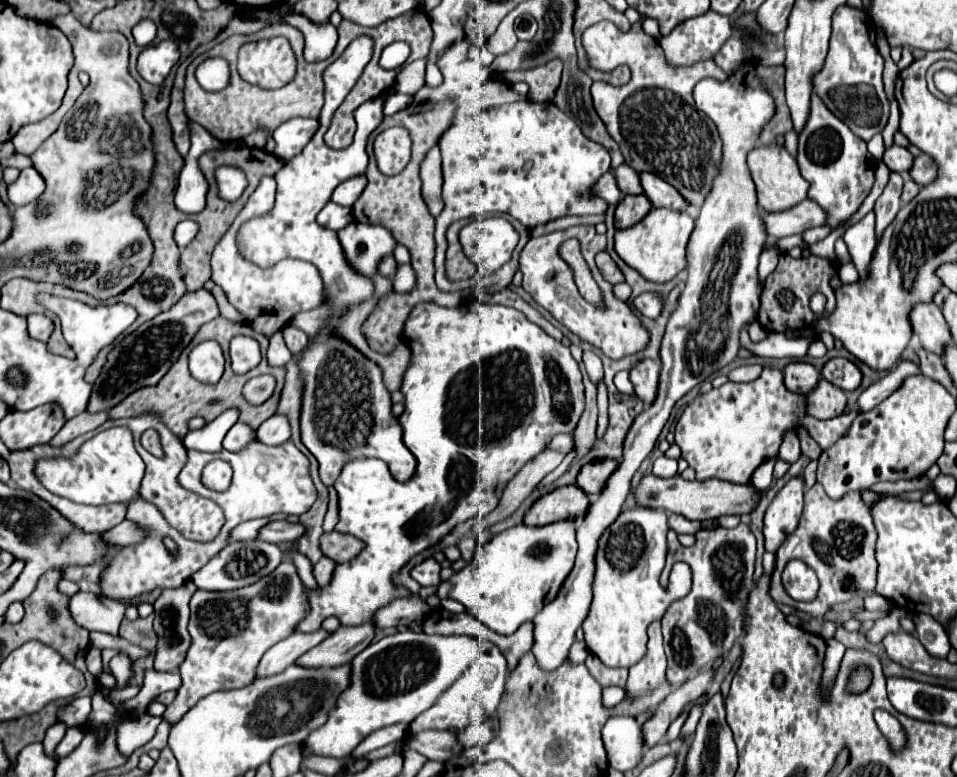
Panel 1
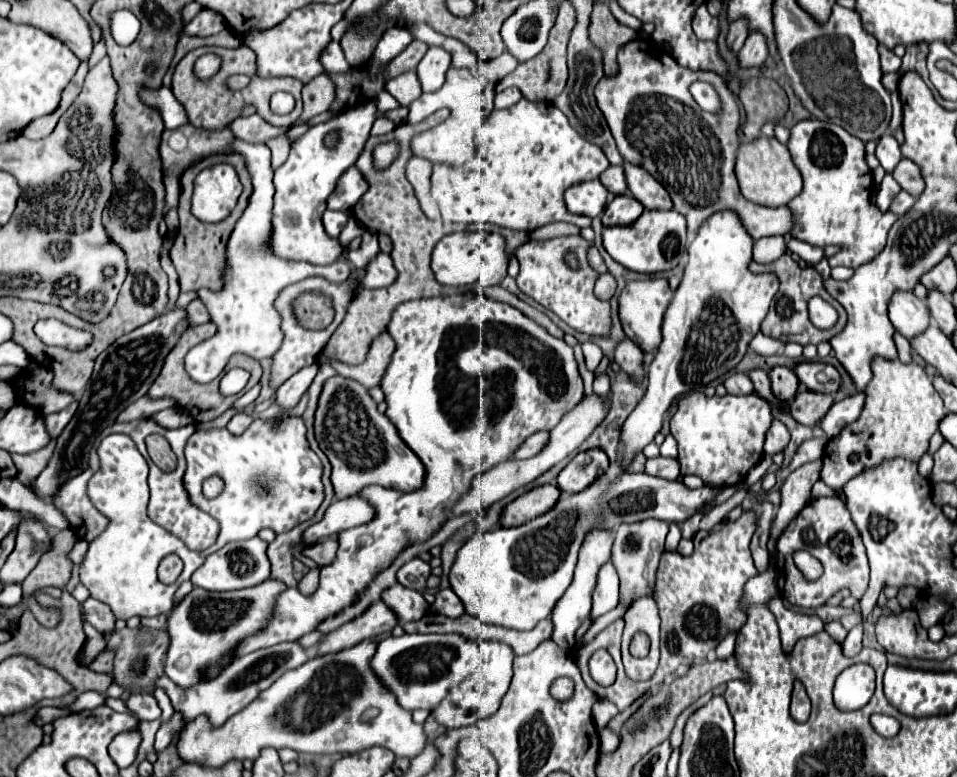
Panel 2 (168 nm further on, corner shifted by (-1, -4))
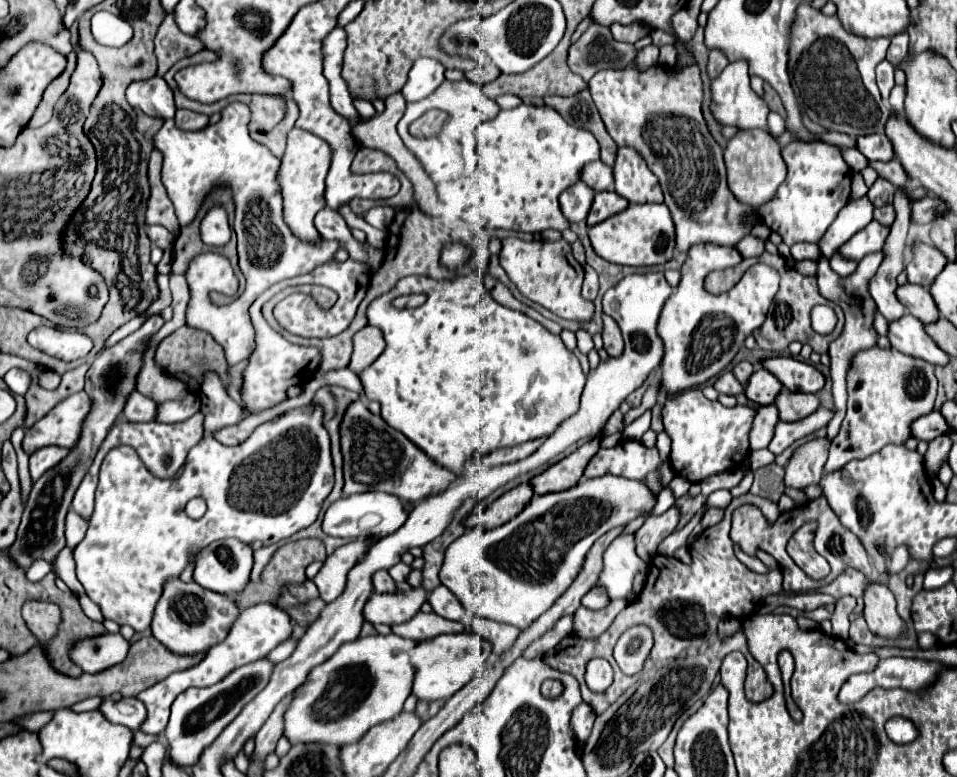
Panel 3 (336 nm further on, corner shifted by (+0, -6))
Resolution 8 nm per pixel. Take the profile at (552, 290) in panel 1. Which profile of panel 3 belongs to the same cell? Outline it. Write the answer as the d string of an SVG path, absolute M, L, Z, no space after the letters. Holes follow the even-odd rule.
M503 238L501 252L499 252L499 264L525 298L545 306L553 314L561 318L569 318L569 320L579 320L579 322L589 320L593 316L593 304L581 298L583 268L573 258L571 246L565 240L525 242L519 238Z

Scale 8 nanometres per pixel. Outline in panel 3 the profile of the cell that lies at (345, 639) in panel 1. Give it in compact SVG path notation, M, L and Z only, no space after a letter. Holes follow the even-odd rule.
M411 588L405 592L395 592L395 594L373 594L363 610L365 620L371 624L399 624L411 620L427 600L427 590L425 588Z

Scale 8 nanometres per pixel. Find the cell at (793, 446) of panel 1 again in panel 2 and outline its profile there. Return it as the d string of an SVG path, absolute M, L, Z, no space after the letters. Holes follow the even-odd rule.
M774 420L774 422L772 422L772 428L770 428L768 434L766 434L764 452L770 454L770 456L774 456L774 454L778 454L778 452L784 452L786 446L788 446L788 442L790 442L790 432L788 432L788 428L786 428L780 420Z

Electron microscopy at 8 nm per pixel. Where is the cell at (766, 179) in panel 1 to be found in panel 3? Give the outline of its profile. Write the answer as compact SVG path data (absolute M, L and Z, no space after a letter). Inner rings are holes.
M739 130L729 142L723 152L725 166L727 166L727 182L729 190L735 194L735 198L747 206L759 208L759 204L765 204L775 194L775 188L785 180L787 166L781 156L781 148L775 142L773 136L769 136L763 130Z

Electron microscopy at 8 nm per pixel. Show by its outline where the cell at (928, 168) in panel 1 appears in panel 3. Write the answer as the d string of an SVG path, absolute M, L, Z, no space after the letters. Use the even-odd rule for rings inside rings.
M889 160L889 162L869 162L869 166L885 180L889 180L893 186L897 188L905 188L907 182L907 174L903 172L903 166L897 160Z

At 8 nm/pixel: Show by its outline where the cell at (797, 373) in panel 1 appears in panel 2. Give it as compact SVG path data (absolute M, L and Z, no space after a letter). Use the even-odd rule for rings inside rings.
M776 366L770 370L770 382L772 382L772 392L786 400L786 402L792 402L798 394L798 378L794 374L792 368L786 368L786 366Z

